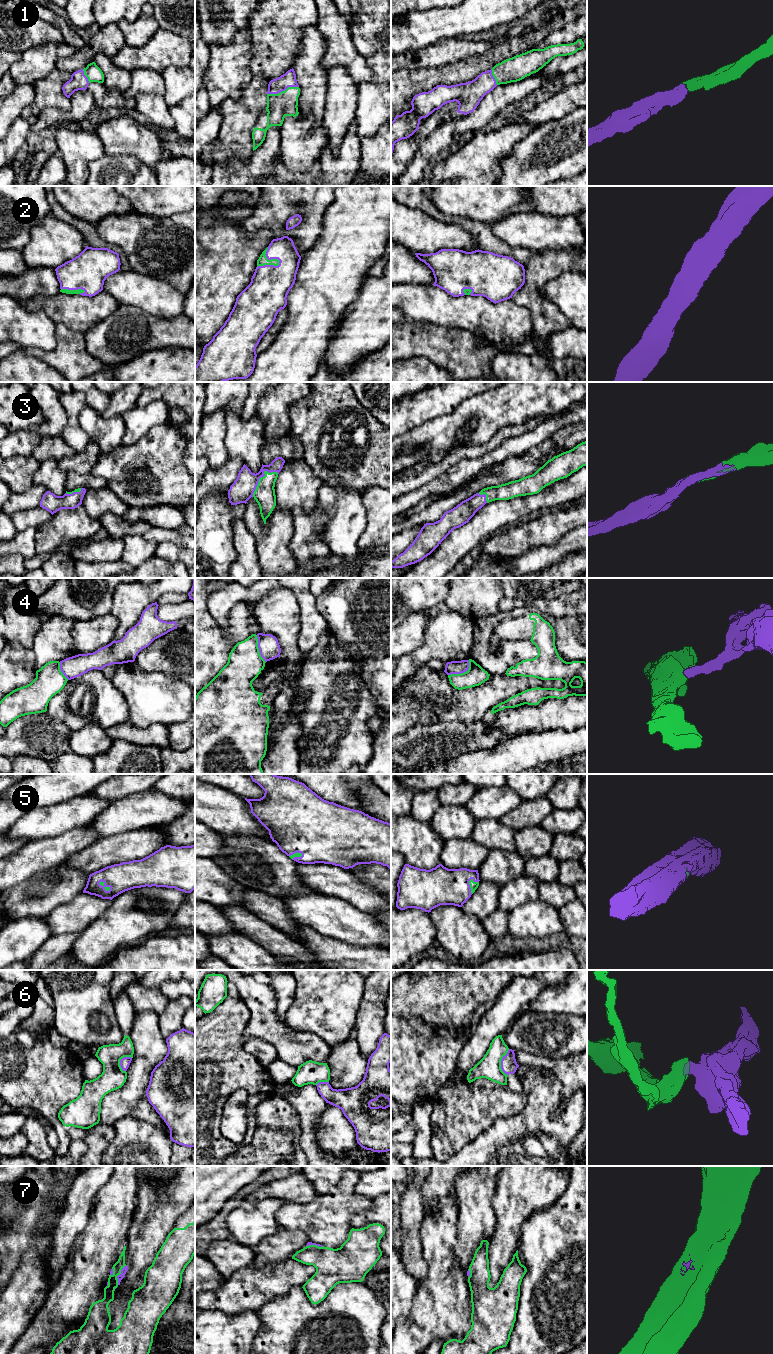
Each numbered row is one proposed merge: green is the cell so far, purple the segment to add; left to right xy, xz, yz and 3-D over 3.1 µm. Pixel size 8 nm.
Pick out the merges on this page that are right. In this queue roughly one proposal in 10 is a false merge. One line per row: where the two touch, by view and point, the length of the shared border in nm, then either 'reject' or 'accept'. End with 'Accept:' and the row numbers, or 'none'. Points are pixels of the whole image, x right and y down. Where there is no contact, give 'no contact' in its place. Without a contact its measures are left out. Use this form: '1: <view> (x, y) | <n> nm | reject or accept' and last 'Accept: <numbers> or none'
1: xz (282, 91) | 260 nm | accept
2: xz (269, 264) | 200 nm | accept
3: xz (261, 477) | 280 nm | accept
4: yz (462, 673) | 220 nm | reject
5: yz (470, 886) | 130 nm | accept
6: yz (500, 1062) | 220 nm | reject
7: xy (118, 1274) | 180 nm | accept
Accept: 1, 2, 3, 5, 7

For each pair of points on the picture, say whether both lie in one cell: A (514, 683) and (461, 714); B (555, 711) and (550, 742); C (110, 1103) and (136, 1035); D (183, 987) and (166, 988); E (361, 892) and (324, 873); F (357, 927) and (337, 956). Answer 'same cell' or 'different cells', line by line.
A: same cell
B: different cells
C: same cell
D: same cell
E: same cell
F: different cells

